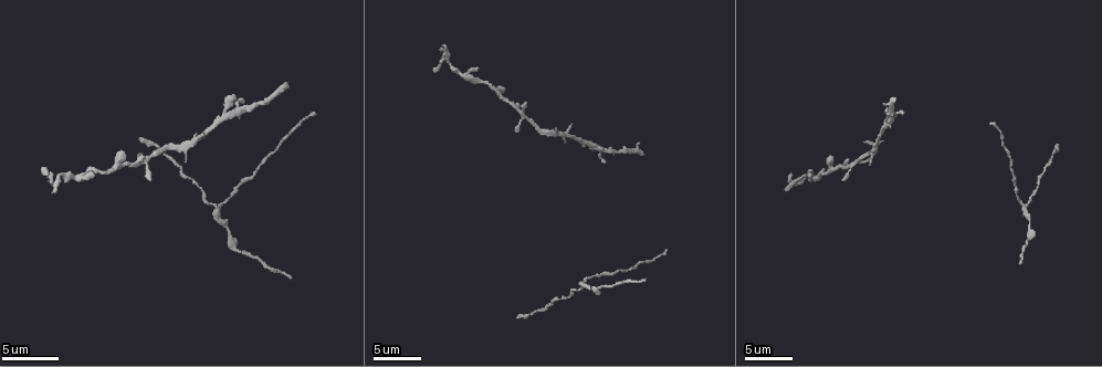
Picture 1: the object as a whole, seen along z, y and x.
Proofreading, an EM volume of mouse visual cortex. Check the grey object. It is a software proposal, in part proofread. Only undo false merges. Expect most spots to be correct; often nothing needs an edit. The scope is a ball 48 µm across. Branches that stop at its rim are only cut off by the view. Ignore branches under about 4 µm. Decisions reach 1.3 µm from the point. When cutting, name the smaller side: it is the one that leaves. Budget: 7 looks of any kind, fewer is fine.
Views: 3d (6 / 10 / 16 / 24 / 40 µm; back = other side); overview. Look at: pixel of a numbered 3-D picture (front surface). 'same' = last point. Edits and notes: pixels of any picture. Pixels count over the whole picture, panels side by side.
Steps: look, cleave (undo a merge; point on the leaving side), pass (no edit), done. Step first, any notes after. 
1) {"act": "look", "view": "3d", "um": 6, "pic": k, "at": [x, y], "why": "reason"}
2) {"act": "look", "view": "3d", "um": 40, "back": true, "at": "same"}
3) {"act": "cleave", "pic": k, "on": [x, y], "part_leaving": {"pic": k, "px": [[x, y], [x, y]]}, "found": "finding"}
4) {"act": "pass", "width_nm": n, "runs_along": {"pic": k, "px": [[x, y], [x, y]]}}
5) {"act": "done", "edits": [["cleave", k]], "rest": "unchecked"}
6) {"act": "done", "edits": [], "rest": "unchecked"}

{"act": "look", "view": "3d", "um": 16, "pic": 1, "at": [194, 138]}

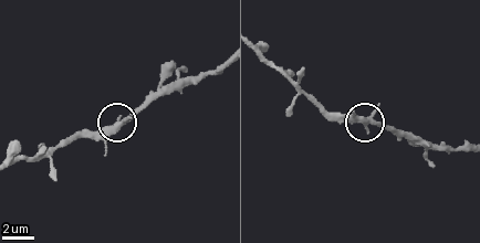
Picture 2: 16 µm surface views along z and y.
{"act": "pass", "arms": 3, "found": "continuous, no second cell"}

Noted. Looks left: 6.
{"act": "look", "view": "3d", "um": 6, "pic": 1, "at": [614, 271], "why": "sudden change in width"}

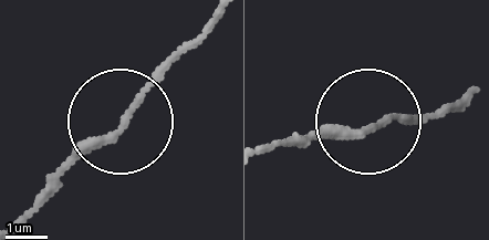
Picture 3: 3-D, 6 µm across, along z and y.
{"act": "pass", "found": "all the same cell"}

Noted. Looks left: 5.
{"act": "look", "view": "3d", "um": 10, "pic": 1, "at": [219, 212], "why": "three-way junction"}

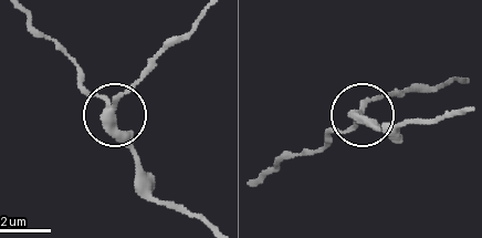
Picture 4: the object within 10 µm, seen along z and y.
{"act": "look", "view": "3d", "um": 6, "pic": 4, "at": [109, 114]}

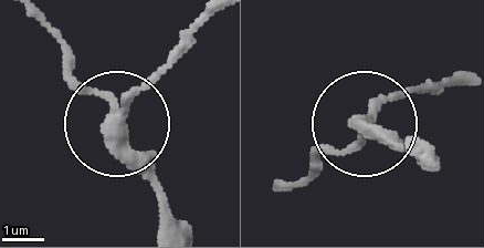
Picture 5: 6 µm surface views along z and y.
{"act": "pass", "side_arm_um": 10, "found": "one cell here"}

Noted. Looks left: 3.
{"act": "look", "view": "3d", "um": 16, "pic": 1, "at": [245, 251], "why": "calibre changes"}

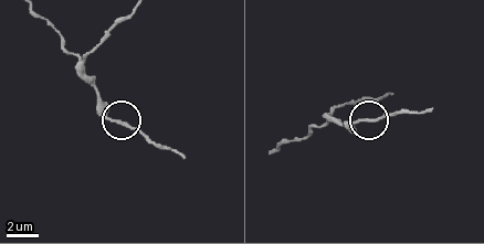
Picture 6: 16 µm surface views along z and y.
{"act": "pass", "found": "one cell here"}

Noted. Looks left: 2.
{"act": "done", "edits": [], "rest": "unchecked"}

